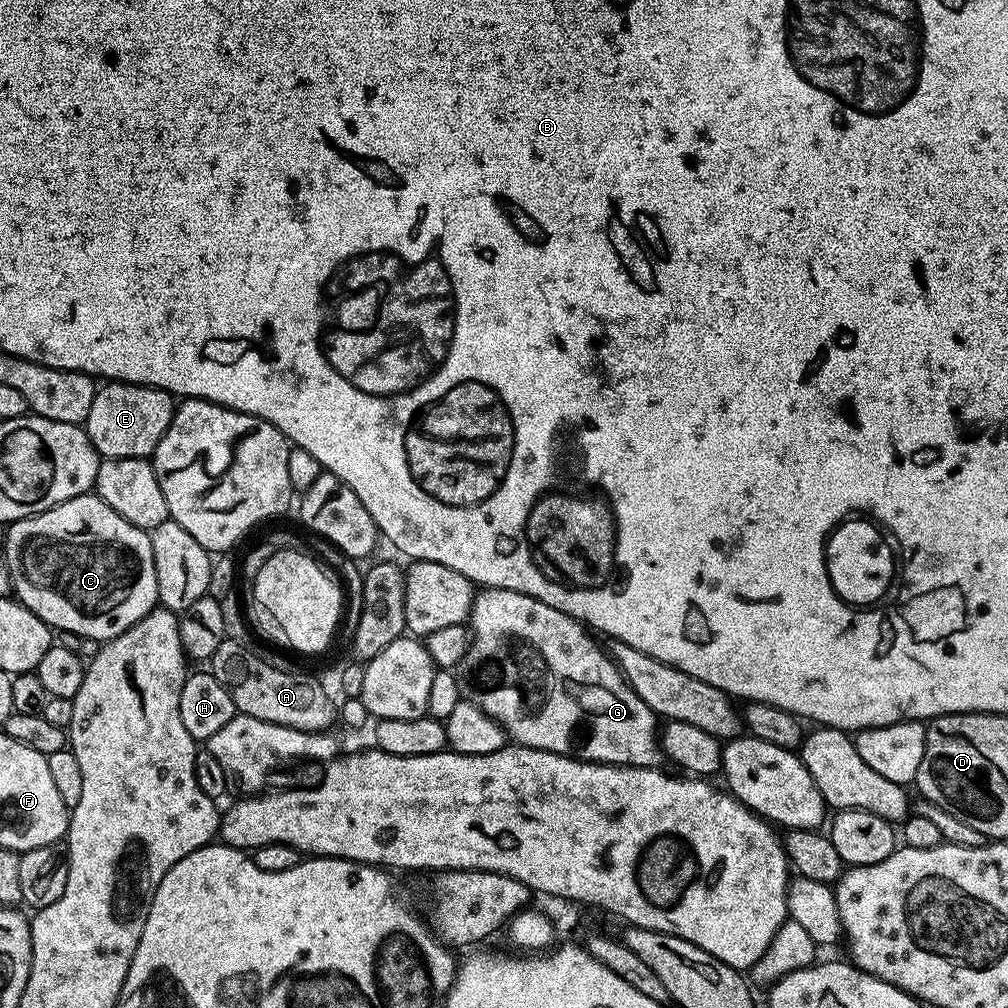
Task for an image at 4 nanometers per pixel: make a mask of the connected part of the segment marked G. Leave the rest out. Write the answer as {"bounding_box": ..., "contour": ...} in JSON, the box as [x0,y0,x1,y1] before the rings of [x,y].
{"bounding_box":[462,587,662,768],"contour":[[[481,587],[475,593],[470,613],[470,643],[468,653],[462,661],[462,668],[468,671],[466,680],[466,696],[490,718],[497,720],[504,727],[507,739],[515,742],[521,748],[537,748],[554,754],[572,756],[575,760],[589,760],[595,764],[625,764],[631,768],[654,768],[662,760],[662,749],[658,735],[658,717],[656,713],[638,698],[638,694],[626,682],[620,668],[613,662],[607,651],[600,649],[597,637],[585,625],[573,616],[562,614],[562,610],[554,610],[554,606],[546,606],[546,602],[538,602],[538,598],[530,598],[521,592],[506,590],[505,588]]]}

